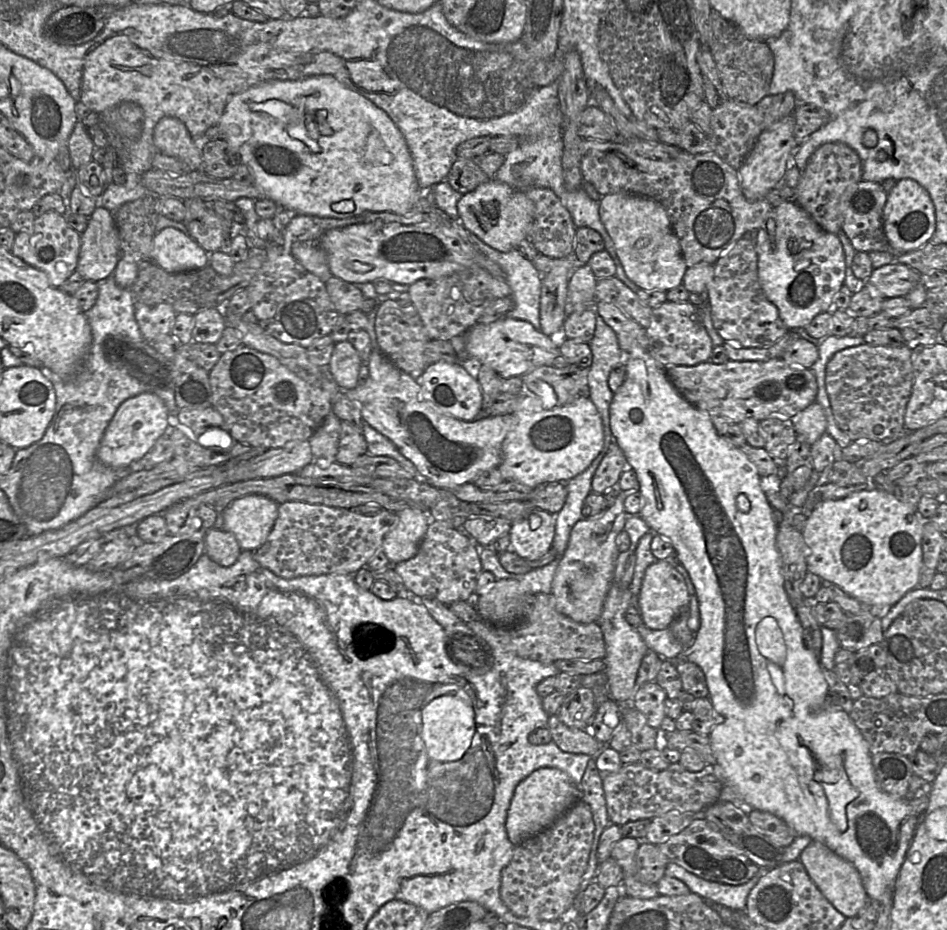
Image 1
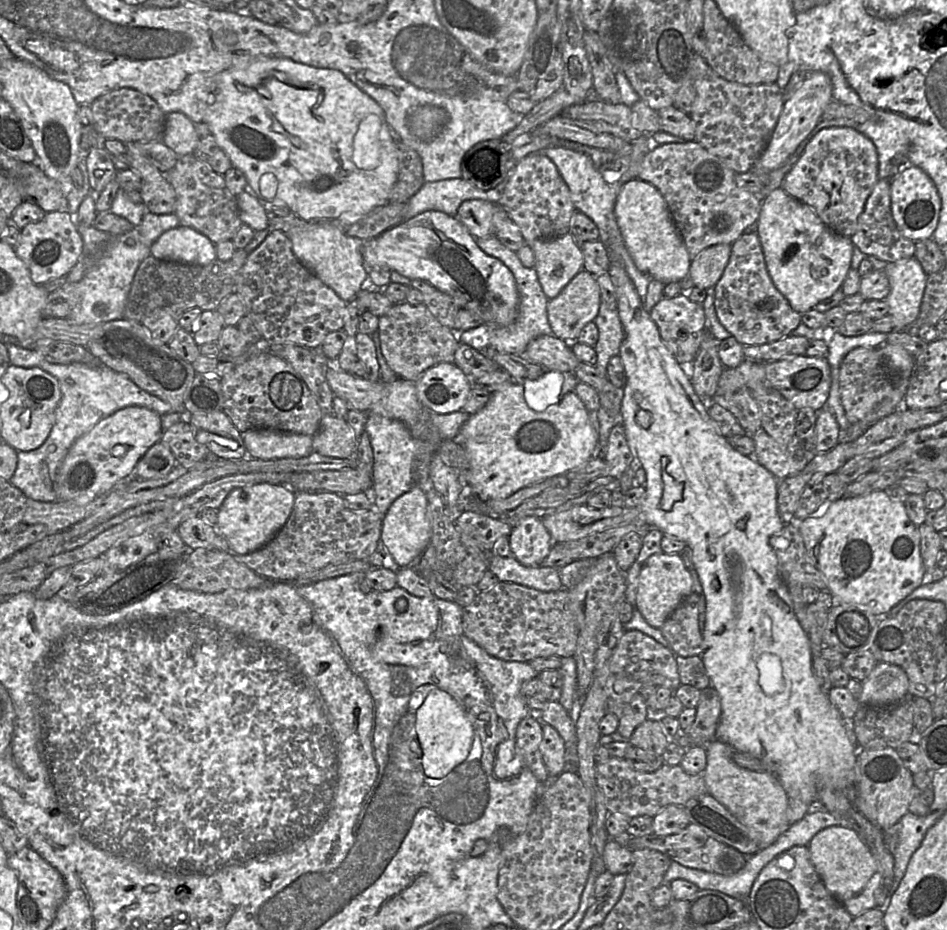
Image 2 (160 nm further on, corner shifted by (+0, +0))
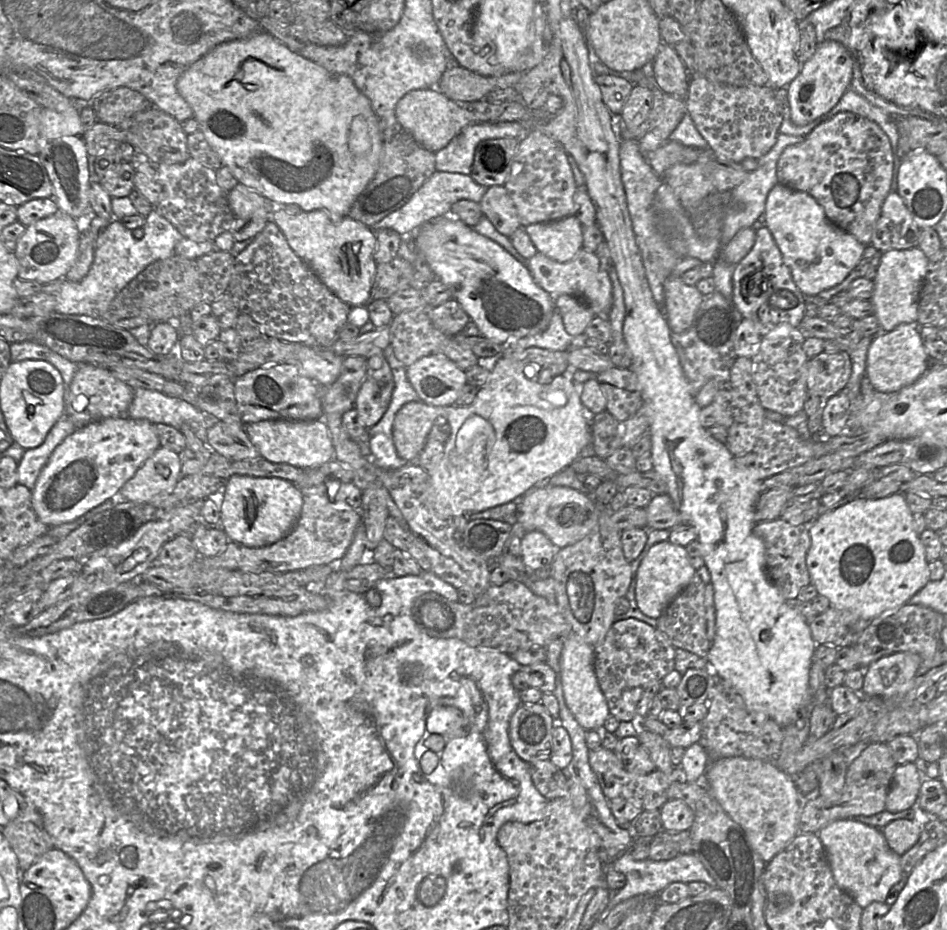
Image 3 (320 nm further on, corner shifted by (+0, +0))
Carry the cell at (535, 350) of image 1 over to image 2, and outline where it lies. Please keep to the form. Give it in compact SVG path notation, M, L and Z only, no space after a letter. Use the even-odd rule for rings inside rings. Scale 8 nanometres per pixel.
M541 335L533 339L520 355L528 361L542 365L545 369L558 370L561 372L574 372L580 364L573 351L571 344L554 335Z

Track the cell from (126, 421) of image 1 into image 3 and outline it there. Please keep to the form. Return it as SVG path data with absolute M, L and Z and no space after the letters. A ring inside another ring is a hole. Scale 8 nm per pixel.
M130 417L104 418L77 428L53 451L31 490L32 506L39 520L48 527L72 522L108 499L116 498L122 486L160 447L153 423Z

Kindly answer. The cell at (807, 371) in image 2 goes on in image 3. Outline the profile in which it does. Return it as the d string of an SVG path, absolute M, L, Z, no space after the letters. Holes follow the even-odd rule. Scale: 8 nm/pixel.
M847 351L822 352L807 362L807 389L825 401L845 389L851 373Z

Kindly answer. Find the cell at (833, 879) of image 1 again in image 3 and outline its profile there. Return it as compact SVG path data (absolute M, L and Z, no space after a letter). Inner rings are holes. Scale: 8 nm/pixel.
M855 819L834 821L817 833L837 886L864 909L872 902L884 902L890 889L903 877L900 856L893 852L881 829Z

